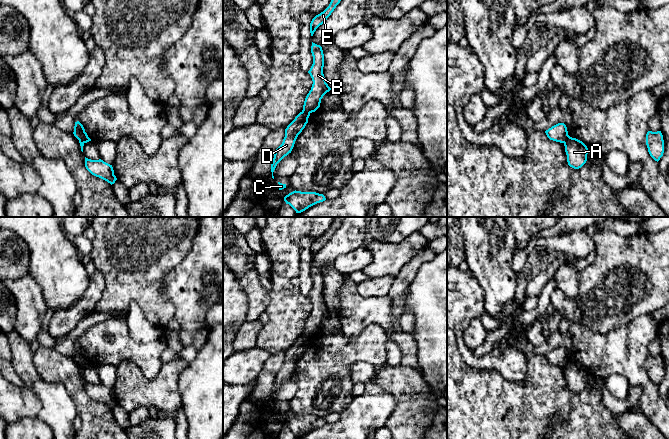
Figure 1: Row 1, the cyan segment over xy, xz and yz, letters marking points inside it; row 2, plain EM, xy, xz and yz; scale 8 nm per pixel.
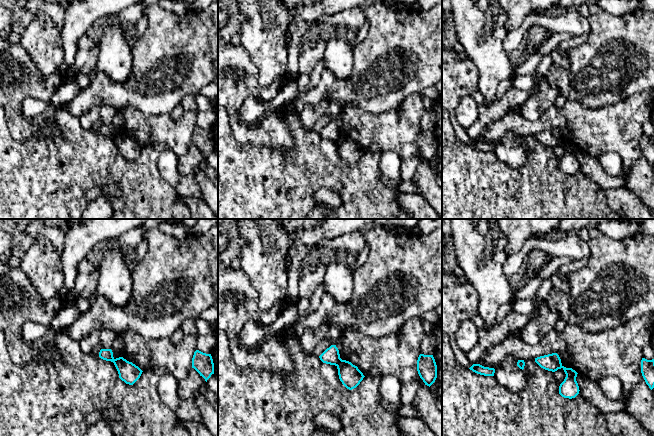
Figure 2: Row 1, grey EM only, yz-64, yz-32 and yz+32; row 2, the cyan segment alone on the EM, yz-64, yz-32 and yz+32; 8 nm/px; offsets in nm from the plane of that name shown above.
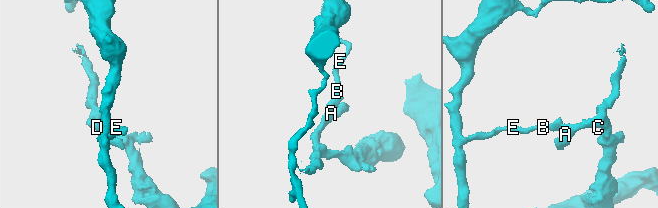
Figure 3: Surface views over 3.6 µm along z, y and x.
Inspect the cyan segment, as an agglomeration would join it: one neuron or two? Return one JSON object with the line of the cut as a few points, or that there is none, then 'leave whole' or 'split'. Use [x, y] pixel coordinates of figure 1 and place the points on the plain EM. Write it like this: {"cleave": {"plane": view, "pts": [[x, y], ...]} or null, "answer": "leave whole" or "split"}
{"cleave": {"plane": "xz", "pts": [[302, 334], [309, 337]]}, "answer": "split"}

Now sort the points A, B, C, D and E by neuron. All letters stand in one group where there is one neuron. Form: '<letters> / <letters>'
A C D / B E

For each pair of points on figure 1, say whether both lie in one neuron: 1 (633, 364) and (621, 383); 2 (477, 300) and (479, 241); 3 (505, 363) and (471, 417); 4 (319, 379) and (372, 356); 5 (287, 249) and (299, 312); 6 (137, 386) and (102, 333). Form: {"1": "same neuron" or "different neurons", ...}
{"1": "different neurons", "2": "different neurons", "3": "different neurons", "4": "same neuron", "5": "same neuron", "6": "different neurons"}

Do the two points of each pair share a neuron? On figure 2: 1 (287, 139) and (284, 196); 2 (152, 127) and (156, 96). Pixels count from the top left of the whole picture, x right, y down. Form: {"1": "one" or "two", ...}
{"1": "two", "2": "two"}

